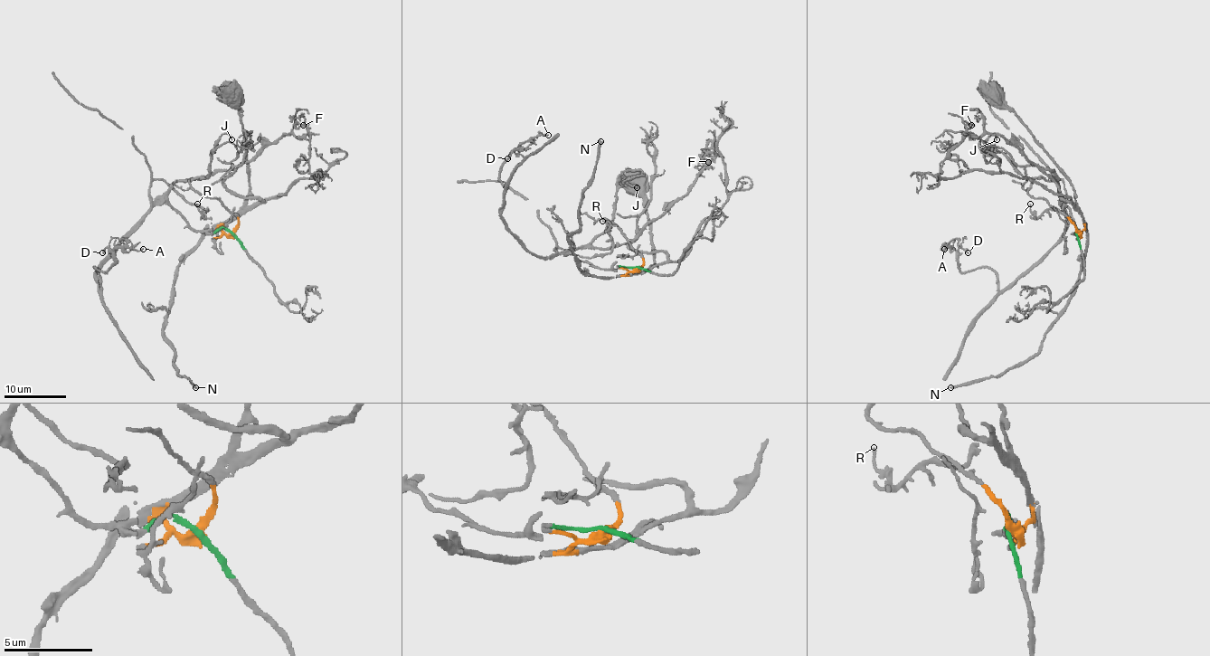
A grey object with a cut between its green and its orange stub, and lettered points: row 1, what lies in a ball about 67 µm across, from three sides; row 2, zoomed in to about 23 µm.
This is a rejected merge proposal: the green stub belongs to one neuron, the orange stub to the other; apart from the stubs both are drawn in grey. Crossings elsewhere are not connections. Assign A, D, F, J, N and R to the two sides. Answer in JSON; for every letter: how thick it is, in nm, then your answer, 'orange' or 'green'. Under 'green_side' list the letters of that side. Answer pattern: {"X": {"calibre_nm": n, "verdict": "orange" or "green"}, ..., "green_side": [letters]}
{"A": {"calibre_nm": 160, "verdict": "green"}, "D": {"calibre_nm": 180, "verdict": "green"}, "F": {"calibre_nm": 170, "verdict": "orange"}, "J": {"calibre_nm": 160, "verdict": "green"}, "N": {"calibre_nm": 280, "verdict": "orange"}, "R": {"calibre_nm": 160, "verdict": "green"}, "green_side": ["A", "D", "J", "R"]}

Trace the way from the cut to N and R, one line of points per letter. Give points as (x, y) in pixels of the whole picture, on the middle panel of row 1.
N: (638, 267), (605, 278), (587, 275), (579, 267), (570, 244), (568, 238), (579, 229), (579, 205), (600, 140)
R: (638, 267), (600, 269), (554, 250), (591, 258), (607, 255), (611, 250), (611, 236), (602, 221)

